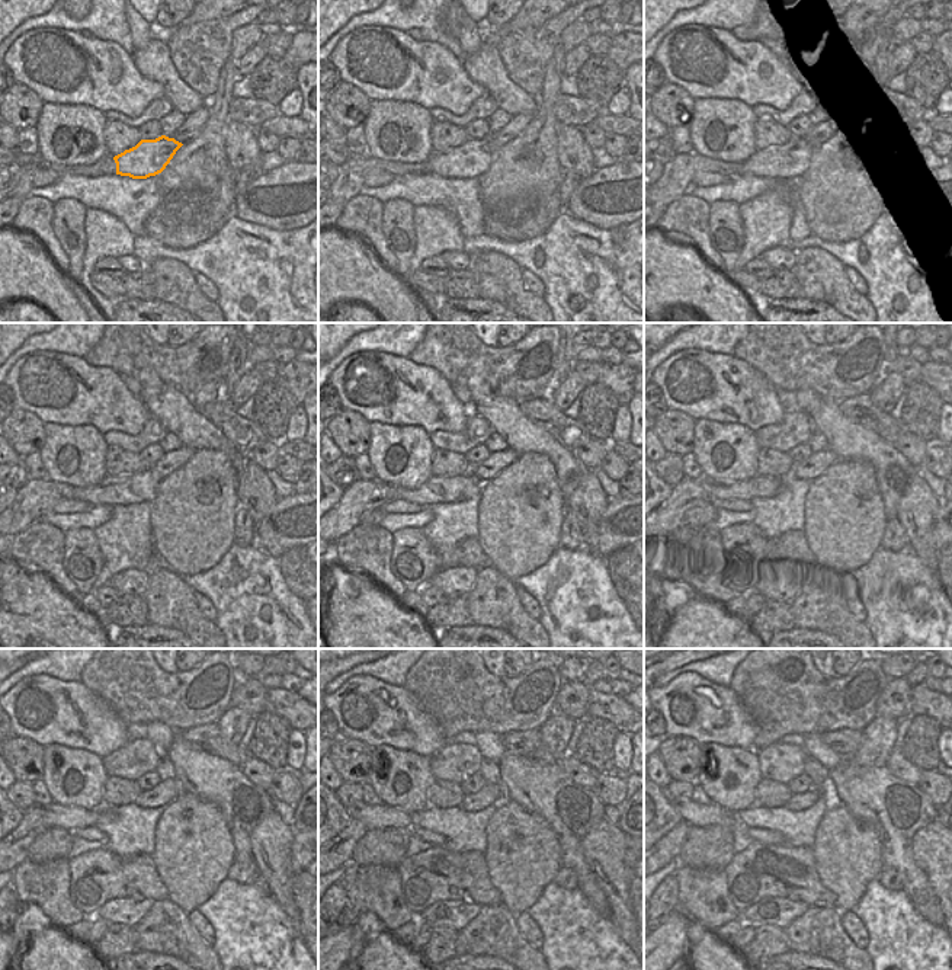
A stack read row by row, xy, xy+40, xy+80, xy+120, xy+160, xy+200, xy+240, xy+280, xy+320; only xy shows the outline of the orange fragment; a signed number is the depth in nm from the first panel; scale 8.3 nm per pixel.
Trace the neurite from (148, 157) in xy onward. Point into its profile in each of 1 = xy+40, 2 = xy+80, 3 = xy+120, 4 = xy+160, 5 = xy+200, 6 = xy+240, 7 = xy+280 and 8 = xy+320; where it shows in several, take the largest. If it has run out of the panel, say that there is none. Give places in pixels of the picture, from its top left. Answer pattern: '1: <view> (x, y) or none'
1: xy+40 (474, 157)
2: xy+80 (789, 162)
3: xy+120 (134, 487)
4: xy+160 (436, 490)
5: xy+200 (759, 486)
6: xy+240 (71, 819)
7: xy+280 (374, 816)
8: xy+320 (699, 815)

